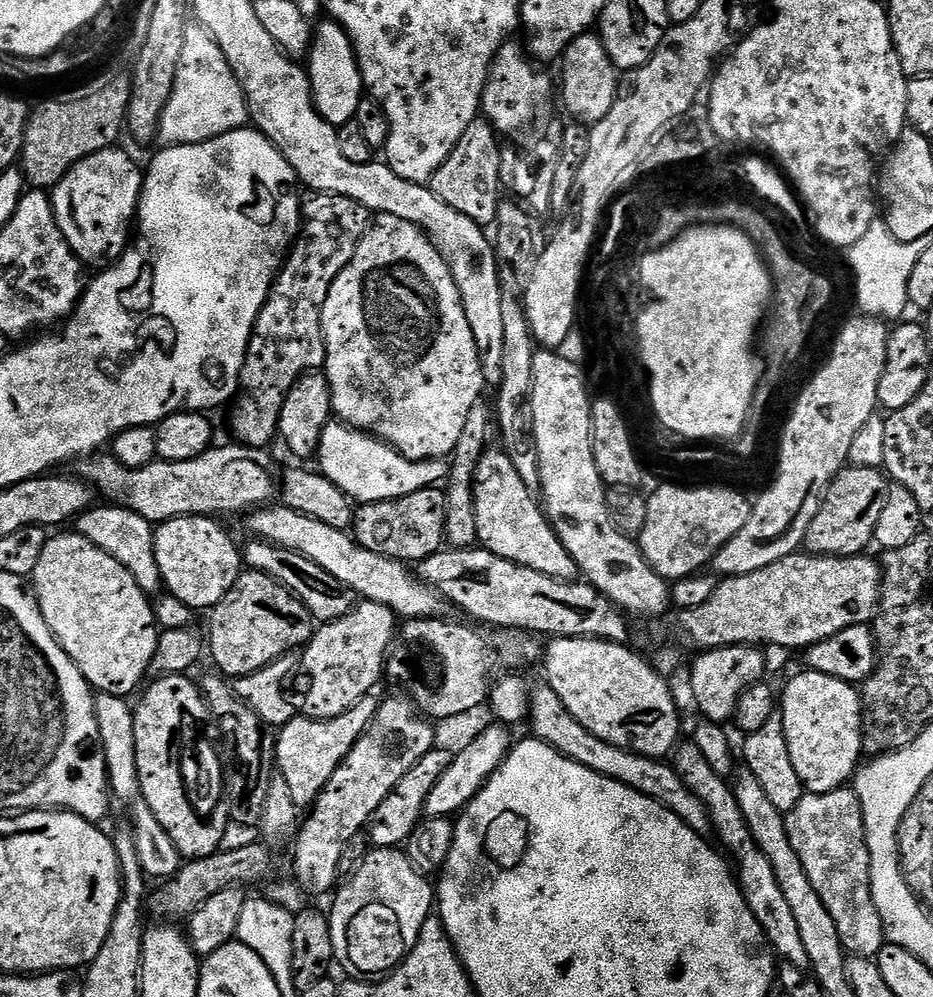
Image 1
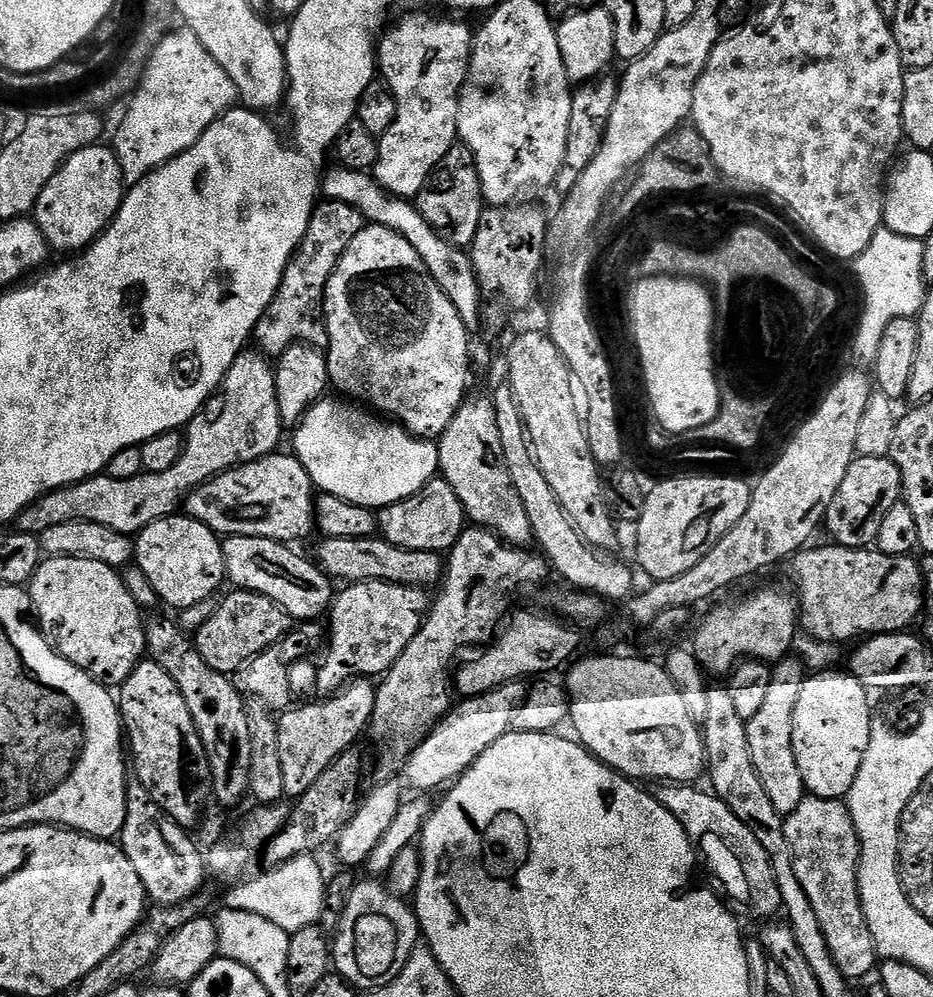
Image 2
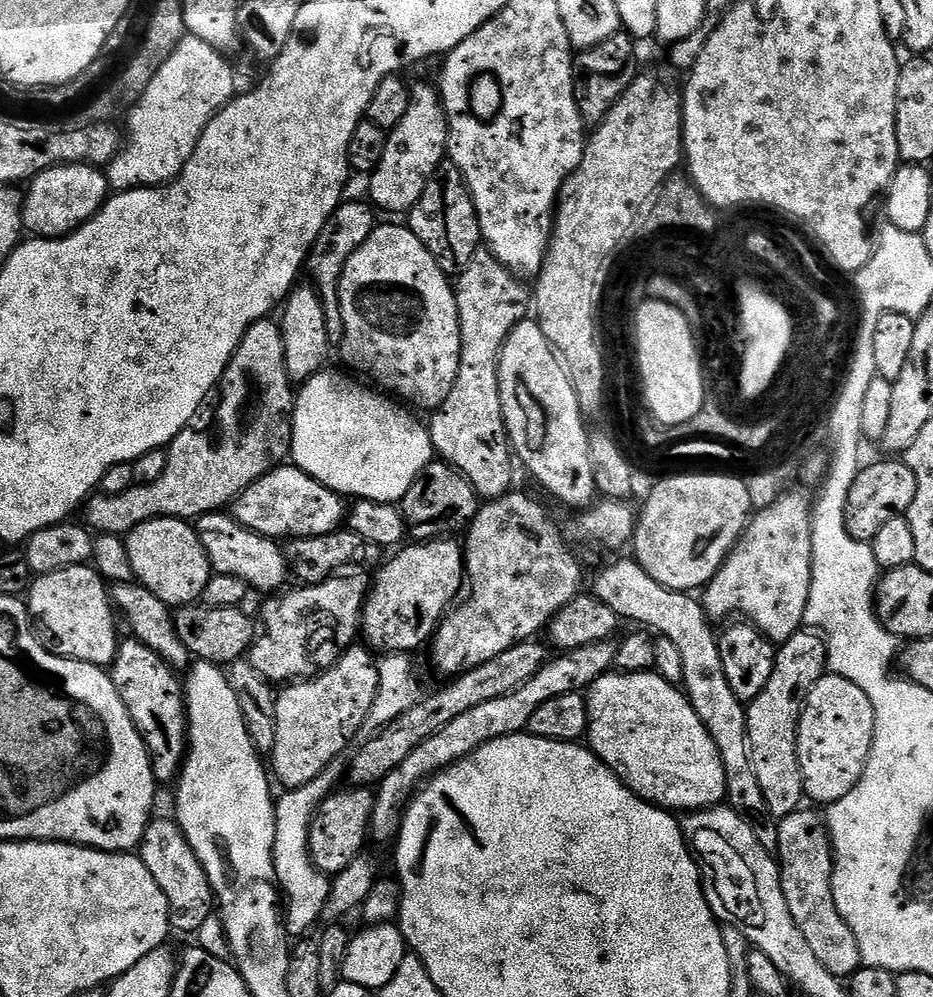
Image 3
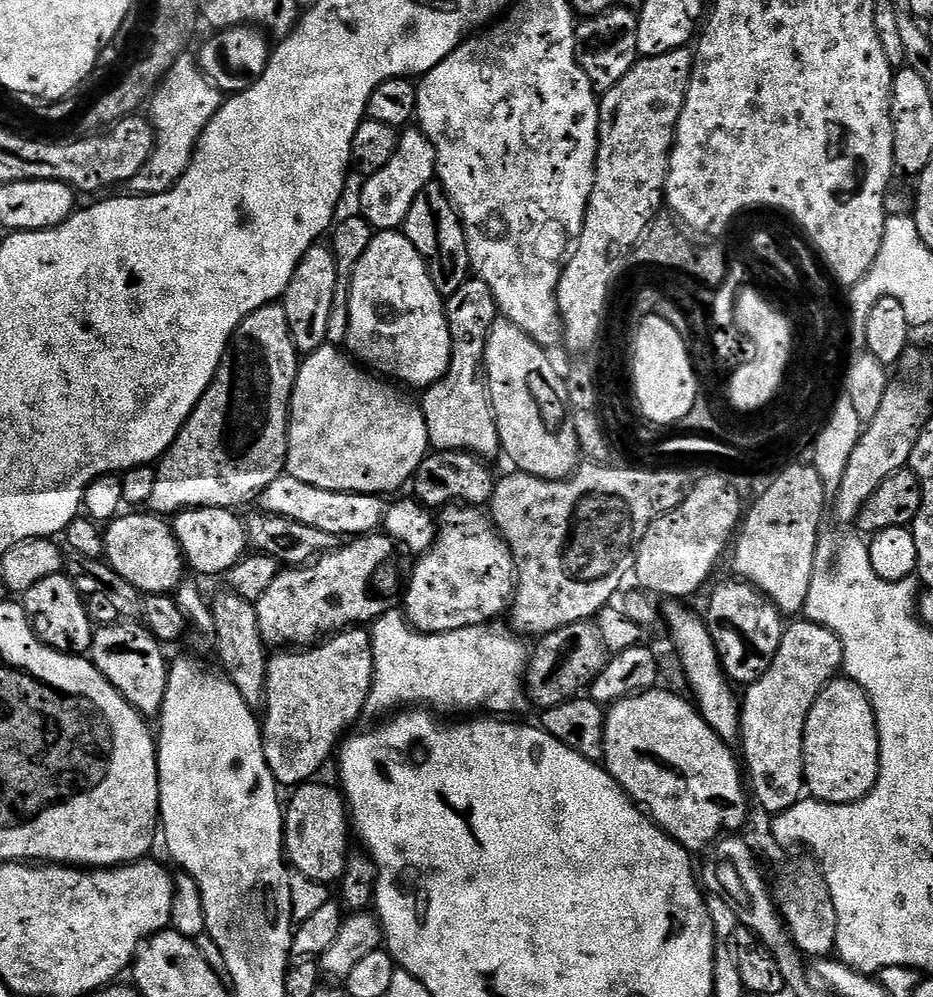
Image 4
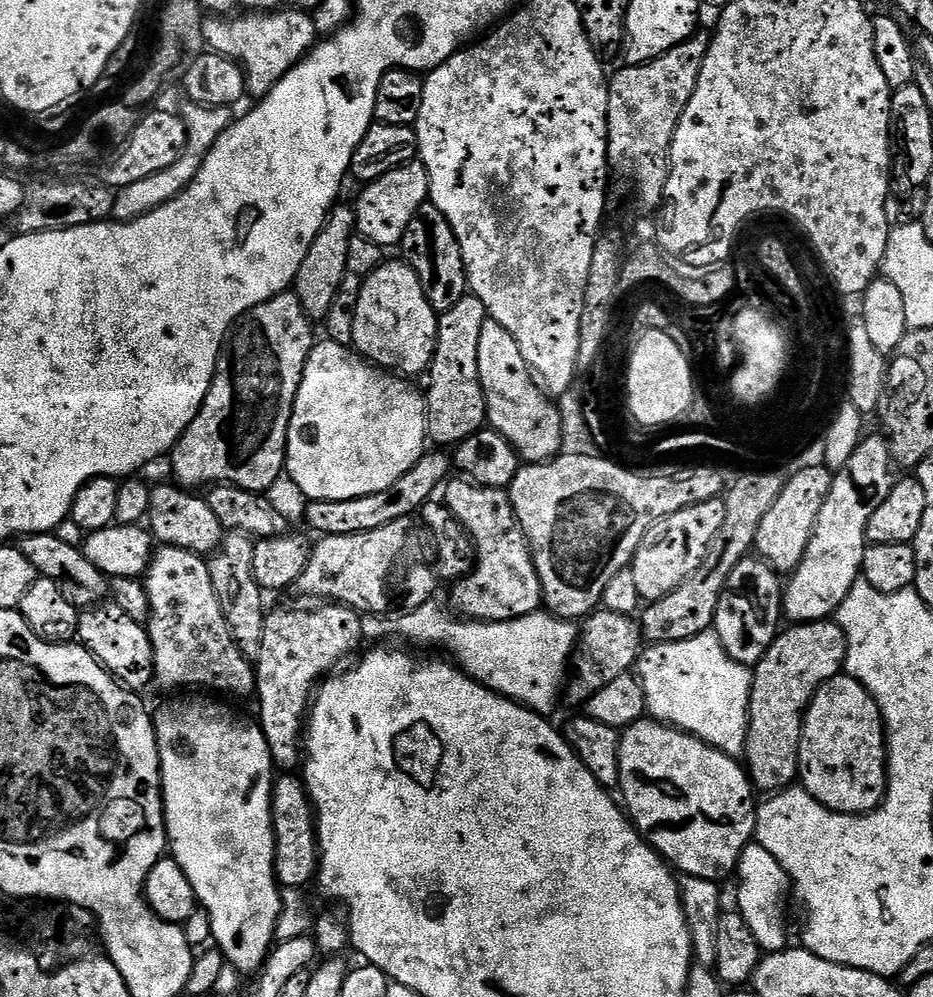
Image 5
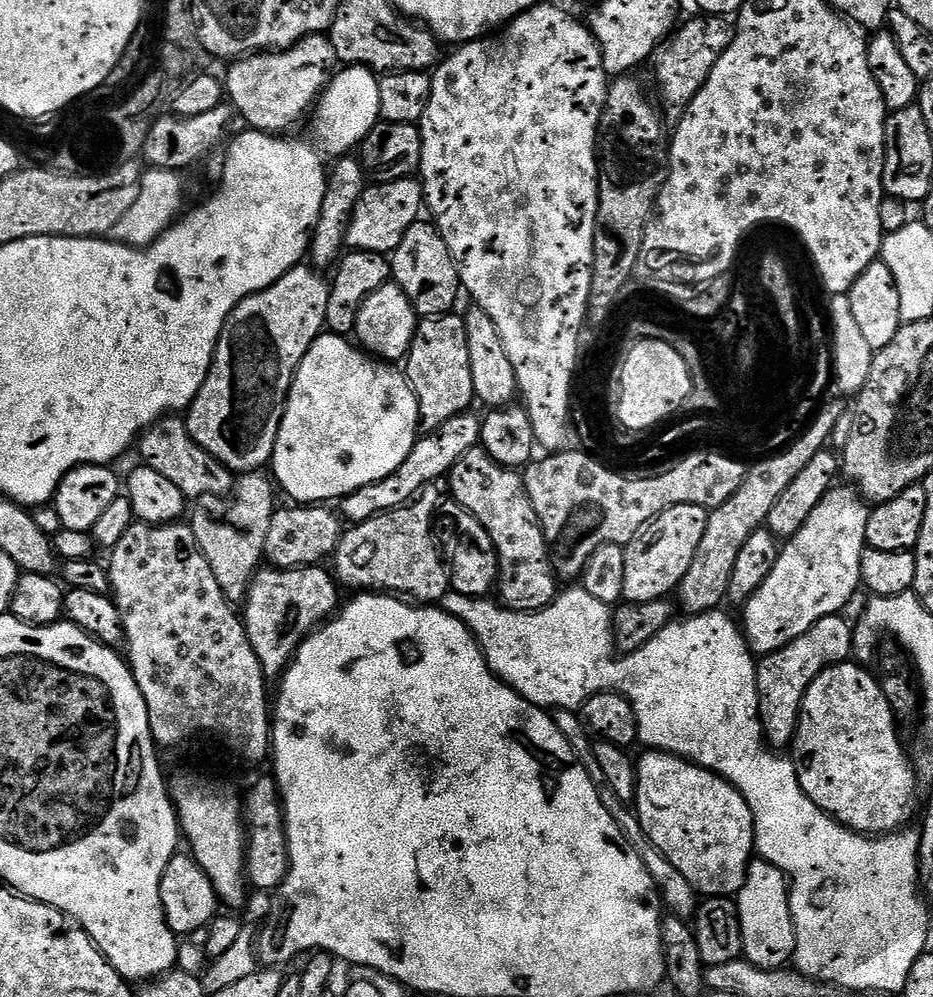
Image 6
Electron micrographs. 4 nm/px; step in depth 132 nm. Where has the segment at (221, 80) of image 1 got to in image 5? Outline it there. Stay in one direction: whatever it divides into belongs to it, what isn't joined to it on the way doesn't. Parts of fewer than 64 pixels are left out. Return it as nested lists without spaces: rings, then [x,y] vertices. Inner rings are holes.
[[[191,102],[185,103],[185,105],[185,108],[182,109],[182,115],[188,137],[186,138],[186,146],[182,150],[182,158],[178,158],[178,162],[174,162],[174,166],[166,166],[166,170],[158,170],[158,174],[150,174],[150,178],[142,178],[142,182],[134,182],[134,186],[119,189],[116,192],[111,219],[117,222],[137,220],[150,214],[158,206],[170,202],[182,190],[186,190],[186,186],[190,186],[190,182],[198,174],[206,154],[210,154],[214,142],[218,142],[220,135],[229,128],[234,119],[231,107],[208,108],[205,104],[193,104]]]

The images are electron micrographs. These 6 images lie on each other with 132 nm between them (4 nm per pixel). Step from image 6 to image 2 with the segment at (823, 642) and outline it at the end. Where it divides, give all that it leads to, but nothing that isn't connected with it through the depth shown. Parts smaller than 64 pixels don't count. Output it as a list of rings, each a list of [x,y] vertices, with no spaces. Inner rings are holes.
[[[785,658],[772,668],[772,681],[758,714],[746,723],[746,738],[750,738],[750,758],[754,758],[754,770],[762,778],[762,787],[770,797],[774,810],[780,816],[789,816],[804,801],[806,789],[802,782],[802,770],[798,770],[798,758],[794,758],[794,706],[802,695],[806,679],[804,663],[795,658]]]

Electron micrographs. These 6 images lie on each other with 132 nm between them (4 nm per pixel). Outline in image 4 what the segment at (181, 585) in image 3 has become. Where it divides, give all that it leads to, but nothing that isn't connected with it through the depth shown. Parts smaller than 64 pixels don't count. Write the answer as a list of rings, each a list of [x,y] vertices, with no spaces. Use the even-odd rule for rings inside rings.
[[[139,511],[129,512],[132,512],[129,516],[121,514],[103,529],[104,560],[141,594],[163,596],[175,593],[185,579],[186,565],[171,523],[160,514],[139,516],[136,513]]]

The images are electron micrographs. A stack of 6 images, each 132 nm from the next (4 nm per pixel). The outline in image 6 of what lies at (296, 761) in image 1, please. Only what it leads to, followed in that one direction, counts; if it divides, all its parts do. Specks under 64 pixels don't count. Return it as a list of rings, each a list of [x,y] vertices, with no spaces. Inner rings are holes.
[[[264,566],[253,580],[248,598],[242,606],[242,619],[246,634],[250,638],[250,646],[254,646],[254,654],[258,654],[258,662],[265,677],[279,677],[291,664],[292,657],[300,649],[304,637],[312,635],[337,611],[341,603],[341,589],[335,575],[326,569],[324,566],[311,568]]]

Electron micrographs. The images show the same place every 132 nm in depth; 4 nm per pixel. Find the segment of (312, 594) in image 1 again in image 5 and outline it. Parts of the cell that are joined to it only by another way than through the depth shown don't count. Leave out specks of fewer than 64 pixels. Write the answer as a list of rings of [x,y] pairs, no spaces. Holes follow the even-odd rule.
[[[172,482],[152,488],[146,527],[161,545],[190,550],[203,557],[215,552],[226,535],[226,529],[220,525],[218,518],[214,518],[214,510],[210,510],[203,495],[185,490]]]

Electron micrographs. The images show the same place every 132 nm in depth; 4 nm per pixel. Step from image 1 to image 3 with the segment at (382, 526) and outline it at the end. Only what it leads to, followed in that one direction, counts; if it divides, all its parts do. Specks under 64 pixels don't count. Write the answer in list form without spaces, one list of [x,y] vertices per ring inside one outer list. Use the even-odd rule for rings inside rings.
[[[433,462],[420,473],[420,476],[412,483],[410,490],[403,498],[404,527],[407,535],[416,542],[431,542],[441,538],[452,538],[457,535],[455,532],[463,533],[472,523],[481,503],[481,497],[477,496],[472,483],[457,468],[443,462]]]

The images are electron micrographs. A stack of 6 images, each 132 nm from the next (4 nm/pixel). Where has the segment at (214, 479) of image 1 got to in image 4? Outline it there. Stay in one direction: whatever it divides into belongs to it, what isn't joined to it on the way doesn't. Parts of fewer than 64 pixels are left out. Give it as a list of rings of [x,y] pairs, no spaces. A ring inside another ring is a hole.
[[[290,475],[279,476],[258,497],[258,508],[272,516],[290,518],[302,522],[302,526],[314,526],[314,530],[326,530],[337,538],[355,538],[375,533],[384,523],[389,501],[380,494],[358,492],[331,492],[325,488],[315,488]]]

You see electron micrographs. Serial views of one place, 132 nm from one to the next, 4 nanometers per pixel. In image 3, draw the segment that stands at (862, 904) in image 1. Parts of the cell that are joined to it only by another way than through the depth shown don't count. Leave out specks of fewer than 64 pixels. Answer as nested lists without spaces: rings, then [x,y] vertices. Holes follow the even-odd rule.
[[[807,810],[783,817],[778,823],[775,855],[778,857],[782,894],[786,894],[786,906],[790,906],[790,918],[794,918],[798,930],[802,930],[802,938],[810,942],[810,951],[818,957],[822,966],[826,966],[826,970],[830,970],[830,974],[851,978],[862,966],[858,938],[834,902],[834,857],[825,817]]]

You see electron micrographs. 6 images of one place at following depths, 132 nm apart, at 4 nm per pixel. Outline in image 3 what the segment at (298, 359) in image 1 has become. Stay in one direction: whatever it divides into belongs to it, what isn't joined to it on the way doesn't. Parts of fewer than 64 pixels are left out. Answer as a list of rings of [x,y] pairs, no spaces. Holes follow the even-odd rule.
[[[350,200],[341,203],[340,207],[334,210],[334,214],[318,234],[306,261],[306,272],[312,275],[311,283],[320,295],[322,310],[326,310],[326,330],[333,346],[340,345],[344,340],[344,323],[340,309],[340,279],[344,267],[346,262],[350,262],[354,250],[358,250],[358,246],[362,246],[362,242],[366,242],[366,238],[370,238],[370,234],[378,226],[377,213],[371,203],[363,204],[360,200]]]

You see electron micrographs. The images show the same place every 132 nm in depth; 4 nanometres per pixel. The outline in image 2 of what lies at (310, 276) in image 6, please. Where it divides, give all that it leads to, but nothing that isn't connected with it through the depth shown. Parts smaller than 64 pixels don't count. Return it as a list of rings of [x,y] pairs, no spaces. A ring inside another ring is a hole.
[[[245,350],[230,366],[222,385],[224,409],[209,424],[193,422],[187,425],[184,453],[170,470],[162,474],[144,472],[134,478],[110,478],[107,474],[91,476],[69,488],[59,488],[38,498],[14,524],[19,531],[39,537],[41,532],[66,522],[98,522],[122,534],[138,534],[150,522],[173,515],[188,499],[188,495],[208,480],[229,472],[240,464],[249,464],[263,456],[270,456],[281,447],[280,435],[286,426],[278,410],[276,370],[273,361],[259,350]]]

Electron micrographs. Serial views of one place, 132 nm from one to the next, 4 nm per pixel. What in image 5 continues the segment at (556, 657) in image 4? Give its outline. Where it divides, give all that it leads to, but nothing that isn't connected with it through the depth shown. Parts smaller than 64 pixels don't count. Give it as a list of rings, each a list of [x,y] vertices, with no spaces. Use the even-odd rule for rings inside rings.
[[[601,607],[593,612],[579,625],[576,648],[572,651],[570,661],[570,675],[562,689],[563,699],[565,701],[568,699],[572,704],[587,705],[588,700],[594,698],[594,694],[598,694],[598,690],[602,690],[602,686],[614,682],[614,678],[622,678],[622,674],[632,672],[637,667],[645,644],[644,633],[639,623],[632,616],[623,616],[606,607]]]

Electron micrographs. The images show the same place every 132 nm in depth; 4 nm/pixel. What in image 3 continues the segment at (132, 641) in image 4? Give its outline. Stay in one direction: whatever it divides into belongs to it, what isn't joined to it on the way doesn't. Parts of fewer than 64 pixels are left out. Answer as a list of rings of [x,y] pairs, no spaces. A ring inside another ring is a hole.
[[[135,638],[121,639],[116,649],[116,656],[110,665],[110,675],[142,742],[152,760],[152,772],[161,785],[171,785],[180,775],[188,747],[188,717],[186,715],[186,701],[181,681],[176,681],[177,673],[169,668],[160,655],[150,646]]]

